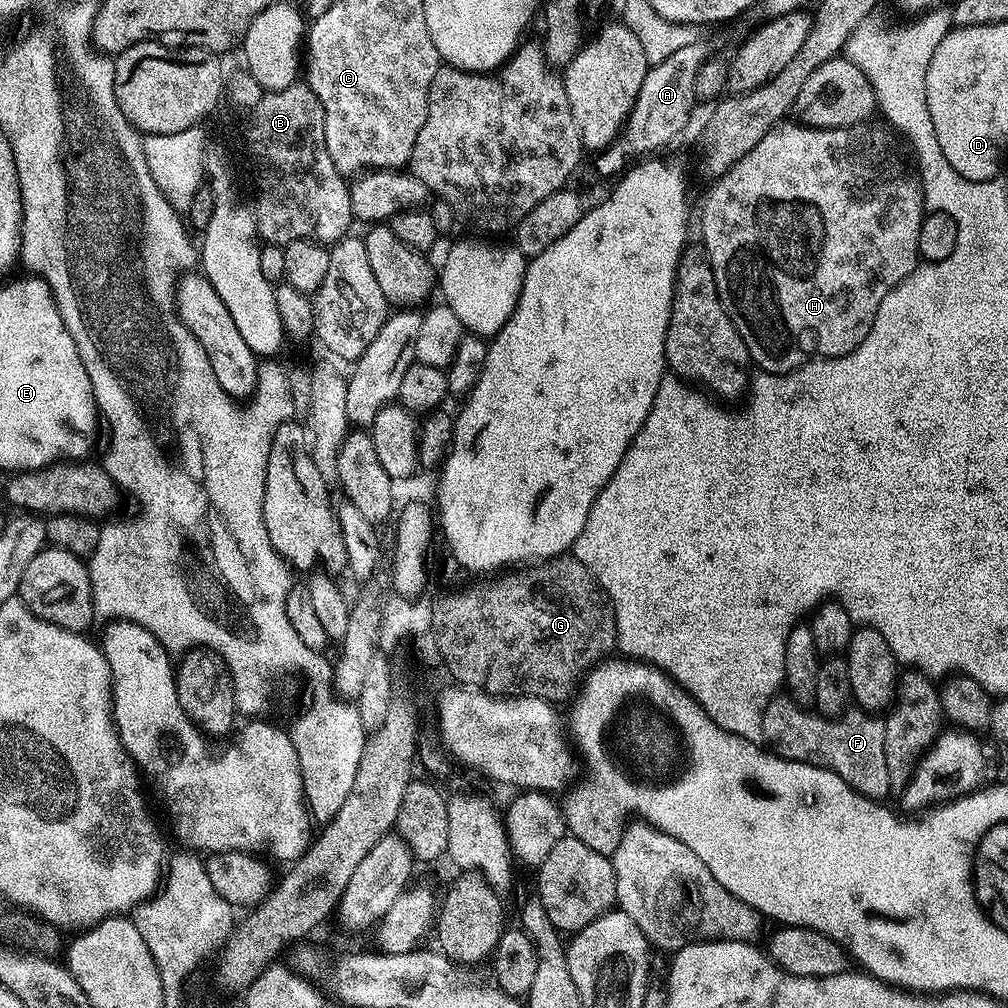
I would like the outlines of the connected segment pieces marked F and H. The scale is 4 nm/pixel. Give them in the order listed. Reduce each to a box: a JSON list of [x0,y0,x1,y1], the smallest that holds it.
[[760,694,890,801],[700,122,926,374]]

